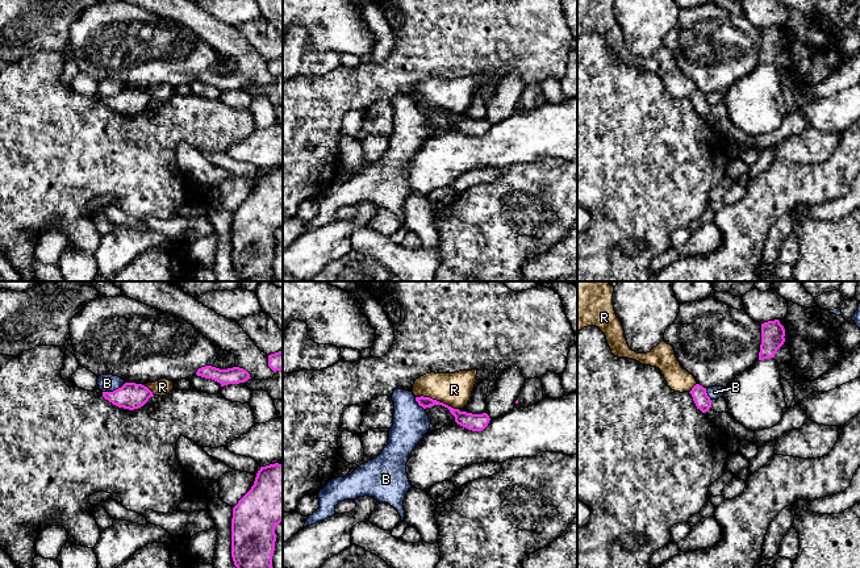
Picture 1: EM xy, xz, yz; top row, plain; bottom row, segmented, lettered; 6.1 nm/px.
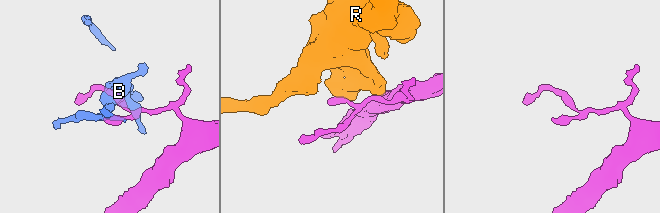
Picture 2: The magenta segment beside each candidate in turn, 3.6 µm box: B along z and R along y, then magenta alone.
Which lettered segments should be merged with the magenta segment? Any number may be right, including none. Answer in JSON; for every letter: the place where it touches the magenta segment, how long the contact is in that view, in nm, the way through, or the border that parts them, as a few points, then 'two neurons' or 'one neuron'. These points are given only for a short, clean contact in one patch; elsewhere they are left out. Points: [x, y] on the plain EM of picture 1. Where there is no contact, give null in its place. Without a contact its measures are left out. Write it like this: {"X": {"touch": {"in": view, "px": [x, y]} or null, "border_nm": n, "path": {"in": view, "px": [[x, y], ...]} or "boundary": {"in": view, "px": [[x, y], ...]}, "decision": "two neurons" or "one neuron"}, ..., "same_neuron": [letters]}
{"B": {"touch": {"in": "xy", "px": [113, 96]}, "border_nm": 160, "boundary": {"in": "xy", "px": [[125, 88], [112, 96], [103, 97]]}, "decision": "two neurons"}, "R": {"touch": {"in": "xz", "px": [435, 105]}, "border_nm": 280, "boundary": {"in": "xz", "px": [[416, 101], [429, 101], [458, 115]]}, "decision": "two neurons"}, "same_neuron": []}

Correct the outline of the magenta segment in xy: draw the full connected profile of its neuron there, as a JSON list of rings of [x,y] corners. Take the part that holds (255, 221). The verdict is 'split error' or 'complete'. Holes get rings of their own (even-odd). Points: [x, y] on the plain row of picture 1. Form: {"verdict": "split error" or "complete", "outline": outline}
{"verdict": "complete", "outline": [[[283,168],[260,172],[251,195],[233,213],[231,263],[237,275],[254,281],[259,276],[272,275],[275,256],[275,233],[283,227]]]}

